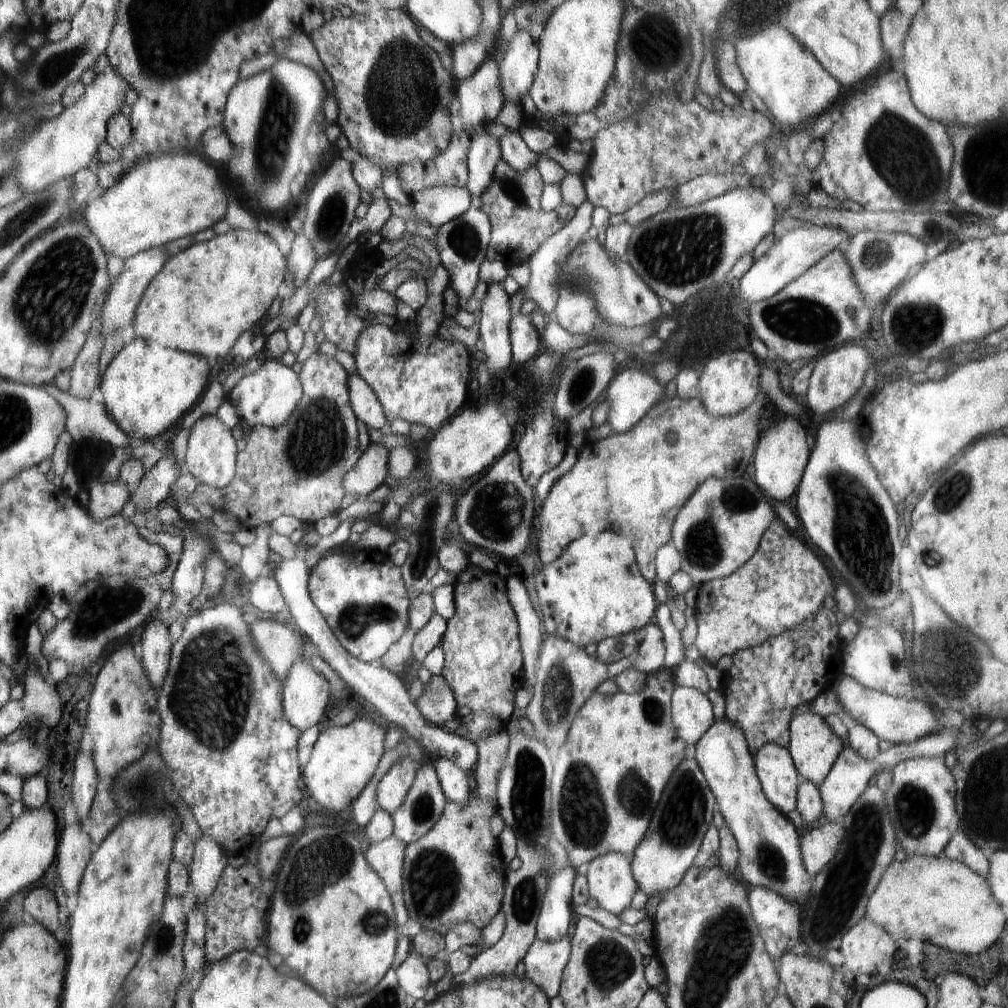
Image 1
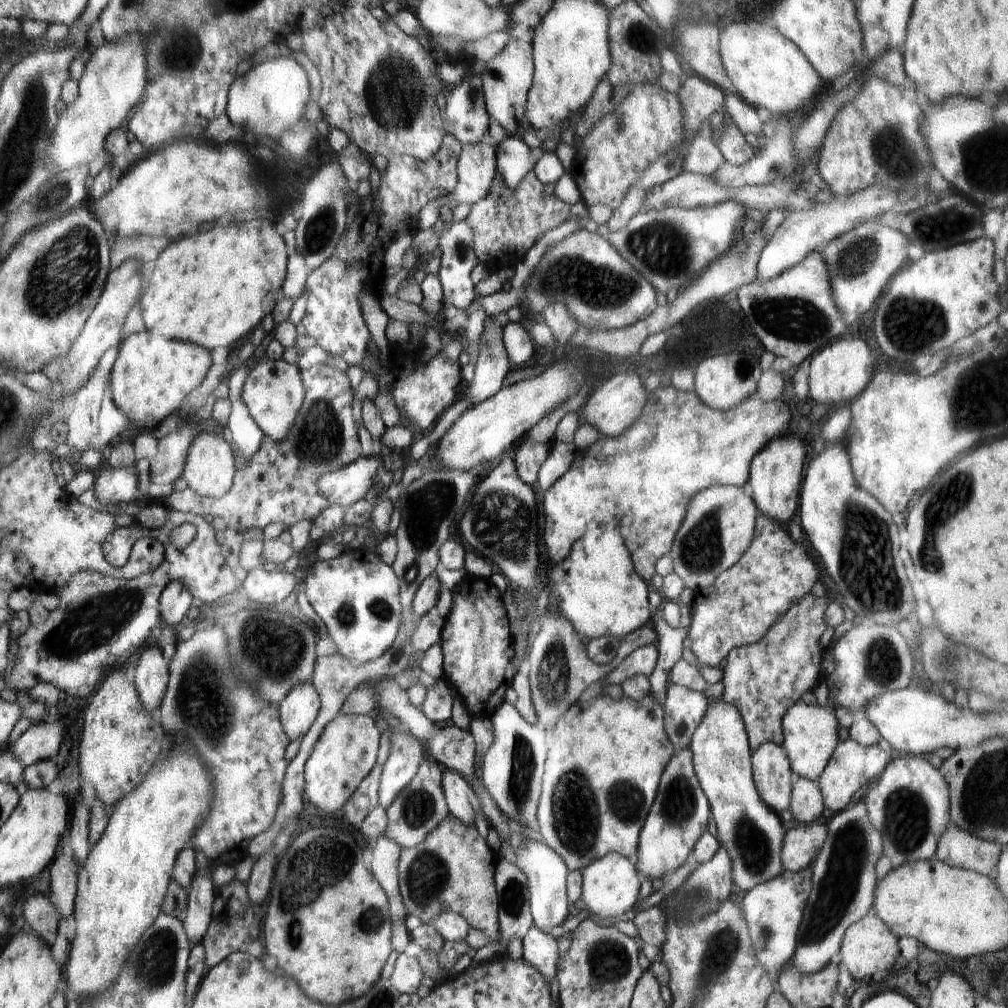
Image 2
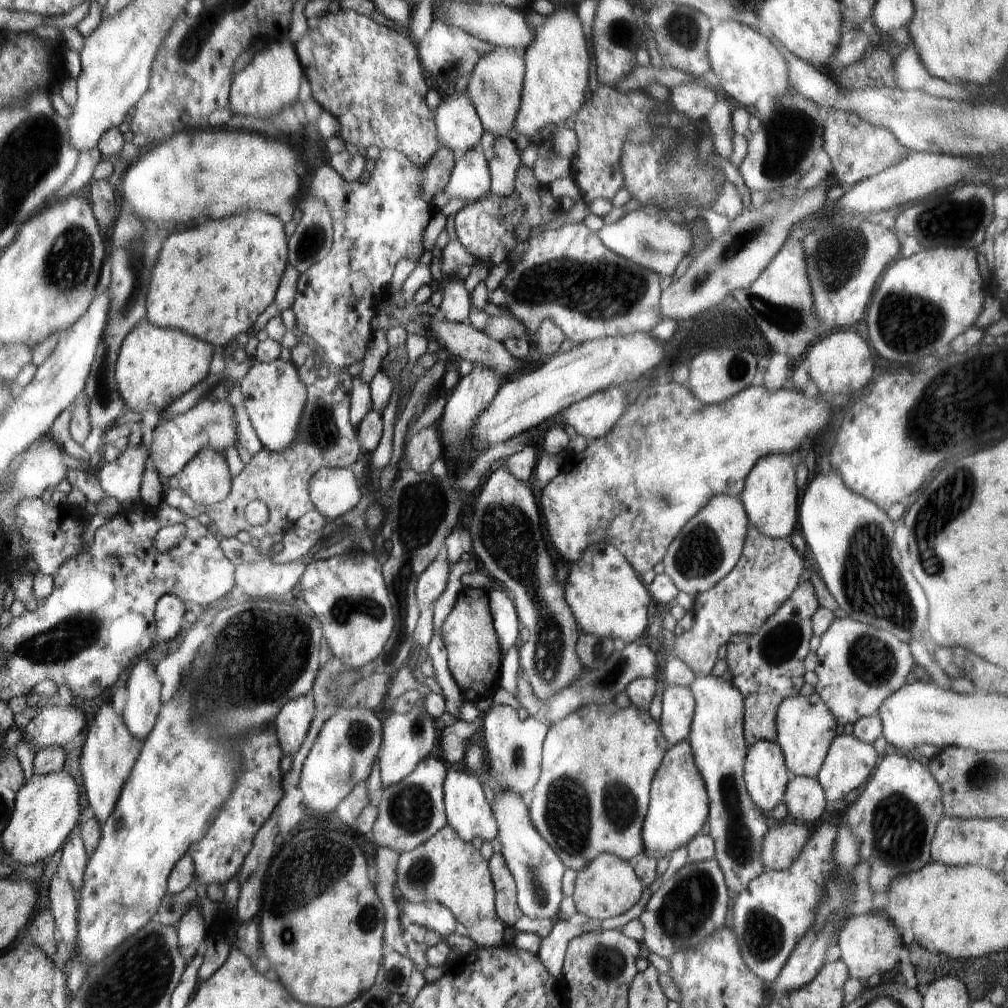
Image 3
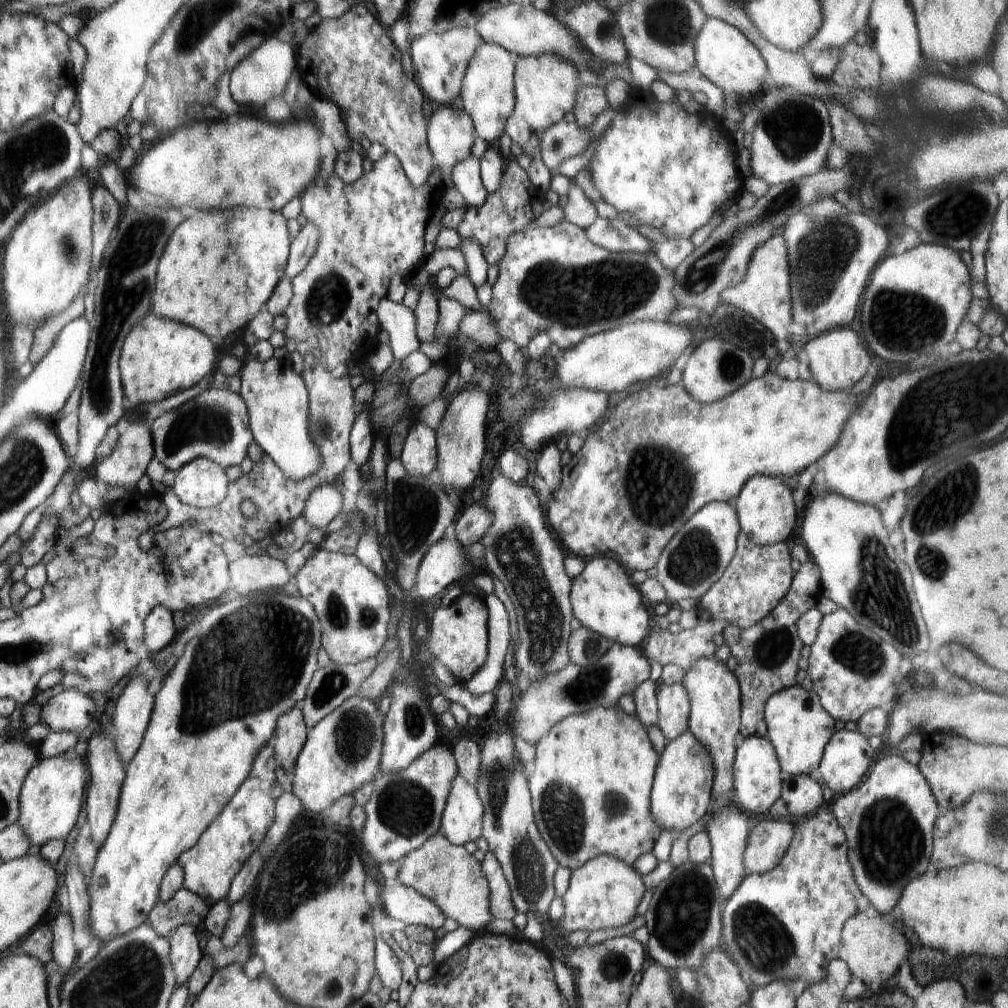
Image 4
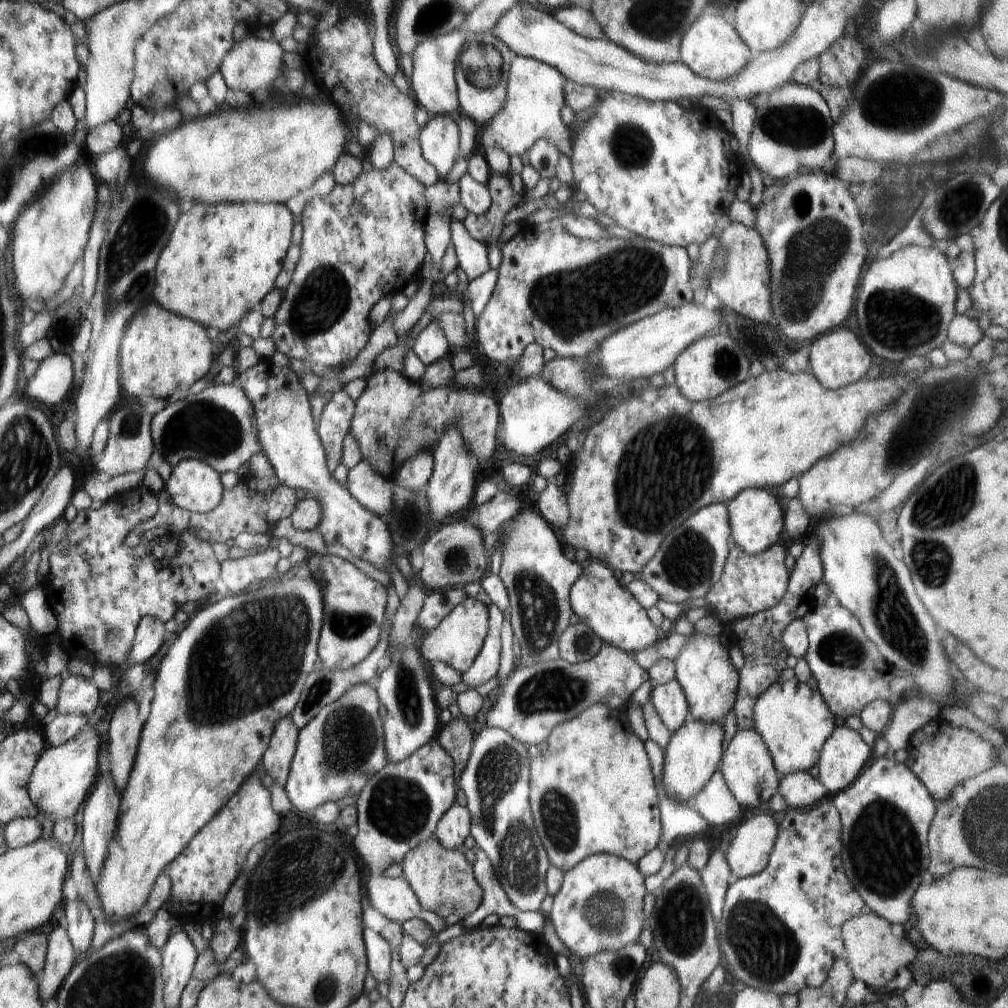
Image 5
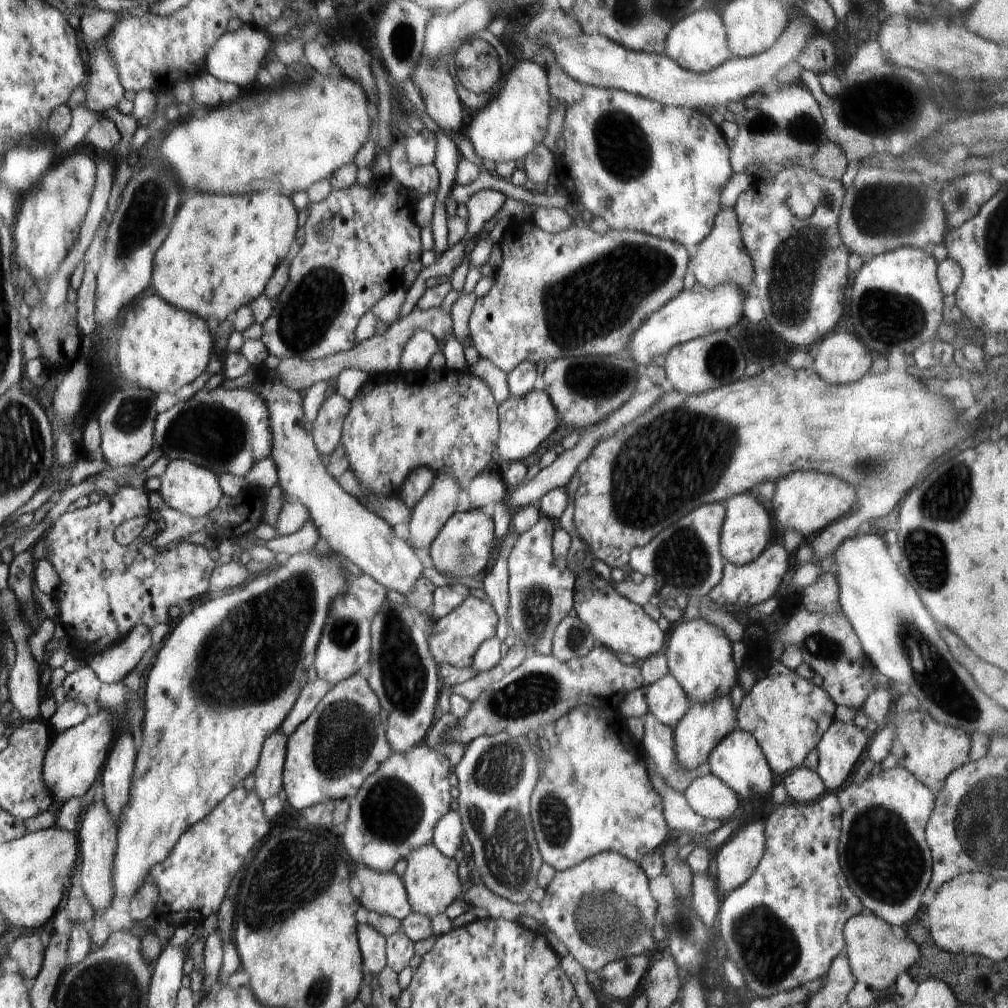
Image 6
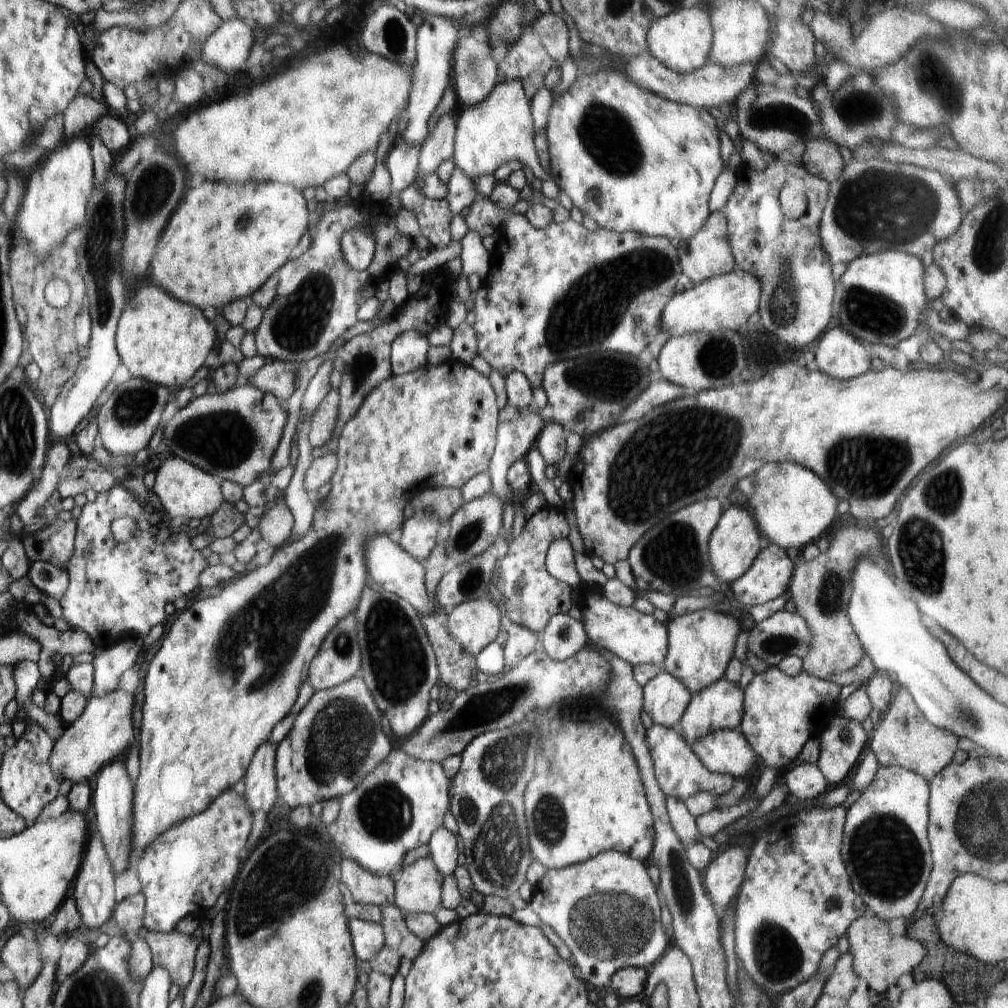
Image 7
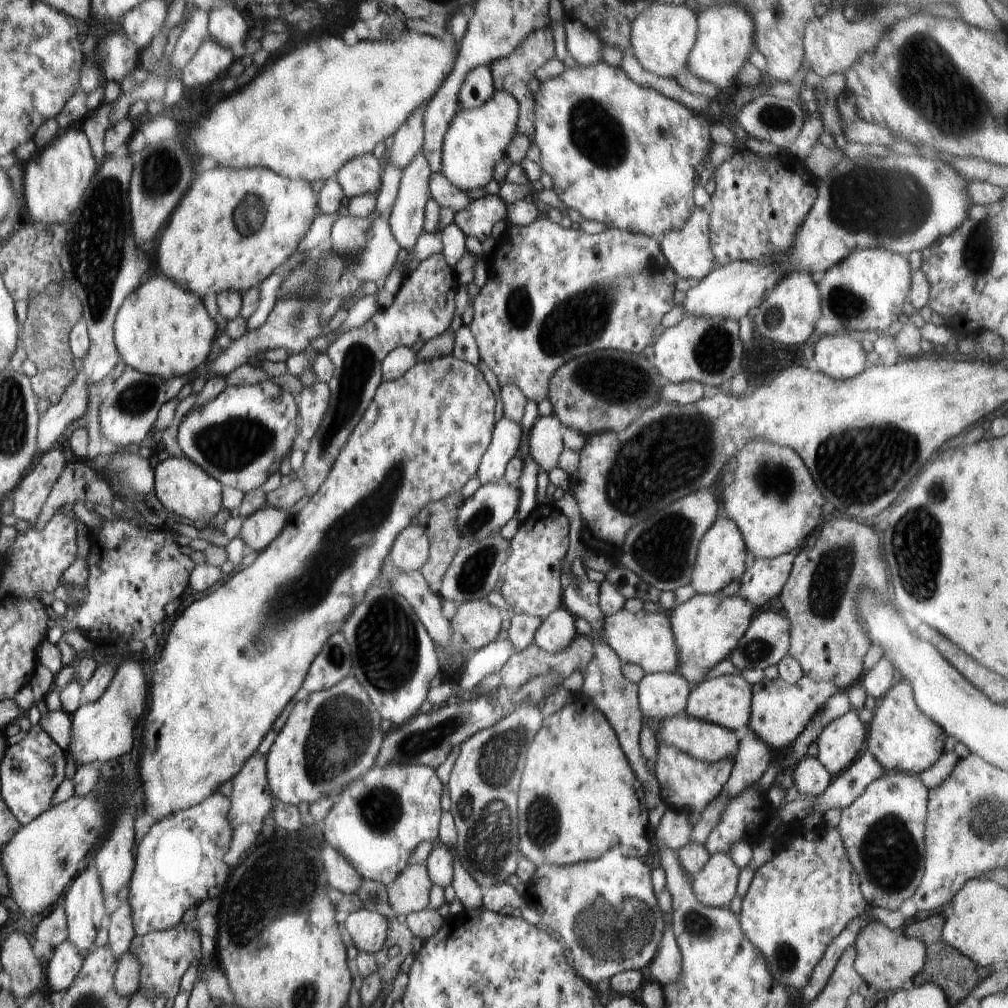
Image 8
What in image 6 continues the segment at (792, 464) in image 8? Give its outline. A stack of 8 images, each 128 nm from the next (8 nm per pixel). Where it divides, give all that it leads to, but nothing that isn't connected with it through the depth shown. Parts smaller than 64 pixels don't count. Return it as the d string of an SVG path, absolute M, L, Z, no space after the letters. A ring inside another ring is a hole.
M796 471L790 472L788 476L780 478L775 482L774 497L772 498L772 506L769 508L775 521L775 526L782 530L796 530L802 536L807 537L810 534L816 534L820 530L824 530L825 526L834 524L835 521L841 520L845 515L852 512L852 505L856 503L856 492L852 490L852 486L848 482L842 482L838 476L826 474L824 472L814 471Z

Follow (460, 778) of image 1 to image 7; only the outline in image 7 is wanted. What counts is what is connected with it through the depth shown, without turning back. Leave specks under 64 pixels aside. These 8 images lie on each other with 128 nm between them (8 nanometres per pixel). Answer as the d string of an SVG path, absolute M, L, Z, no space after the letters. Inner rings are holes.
M440 826L428 842L429 856L442 876L452 876L458 866L460 843L456 835L445 826Z

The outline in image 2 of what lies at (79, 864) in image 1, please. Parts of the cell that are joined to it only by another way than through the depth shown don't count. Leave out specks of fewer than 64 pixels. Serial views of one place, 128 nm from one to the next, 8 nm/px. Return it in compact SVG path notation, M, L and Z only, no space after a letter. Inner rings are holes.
M64 854L55 860L50 870L50 891L56 897L55 910L64 919L71 918L75 906L74 898L77 898L76 870L78 864Z

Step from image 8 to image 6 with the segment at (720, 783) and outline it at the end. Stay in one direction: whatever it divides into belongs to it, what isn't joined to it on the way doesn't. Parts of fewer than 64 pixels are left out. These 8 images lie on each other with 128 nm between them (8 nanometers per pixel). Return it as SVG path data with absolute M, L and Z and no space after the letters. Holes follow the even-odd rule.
M648 712L643 717L644 738L640 747L649 757L662 780L672 786L672 790L684 792L692 780L698 777L698 770L682 770L674 752L673 730L658 722L654 714Z

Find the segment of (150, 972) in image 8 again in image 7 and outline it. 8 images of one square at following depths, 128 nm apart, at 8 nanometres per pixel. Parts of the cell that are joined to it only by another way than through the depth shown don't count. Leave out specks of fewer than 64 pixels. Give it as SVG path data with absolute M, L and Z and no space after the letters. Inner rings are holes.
M202 926L196 928L196 930L189 935L182 933L179 929L174 929L169 933L148 931L144 934L143 938L146 940L150 952L152 952L154 967L157 965L160 966L160 968L164 968L164 970L168 970L172 984L178 984L183 991L184 988L190 984L190 980L192 980L196 951L200 943L204 941Z

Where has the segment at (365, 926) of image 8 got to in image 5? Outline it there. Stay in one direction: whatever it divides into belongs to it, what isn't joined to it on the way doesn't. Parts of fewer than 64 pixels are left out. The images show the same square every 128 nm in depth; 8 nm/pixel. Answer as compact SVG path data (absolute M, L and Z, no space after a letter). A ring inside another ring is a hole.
M364 928L364 944L368 958L368 970L377 982L387 982L392 962L392 947L380 934L370 928Z

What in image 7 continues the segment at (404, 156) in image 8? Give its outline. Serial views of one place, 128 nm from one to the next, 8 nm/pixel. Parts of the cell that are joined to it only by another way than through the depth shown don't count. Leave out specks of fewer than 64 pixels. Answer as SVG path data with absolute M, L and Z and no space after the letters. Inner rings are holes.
M429 15L419 21L416 37L416 58L412 67L412 88L408 104L406 104L406 114L408 114L408 124L402 132L401 140L408 142L410 146L422 144L428 136L428 119L438 104L448 86L452 85L452 56L457 46L459 38L456 38L456 24L442 18L442 16Z

